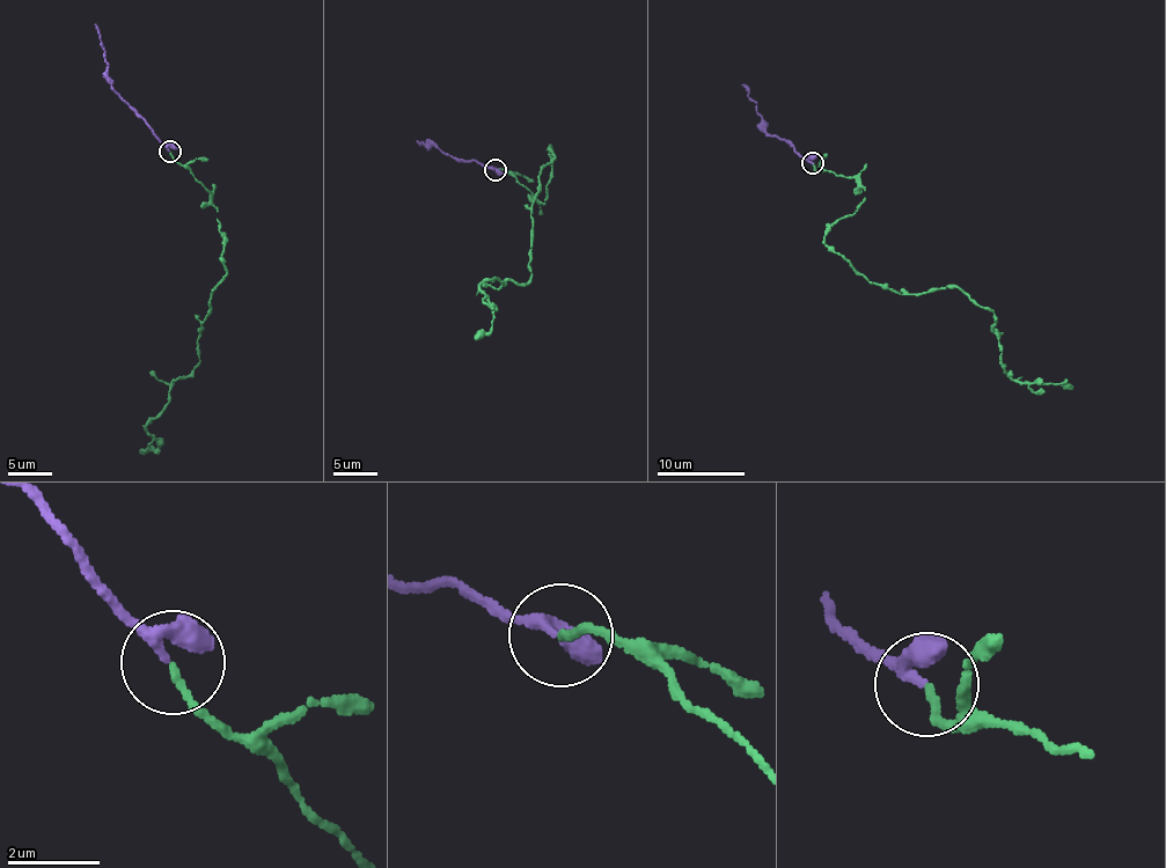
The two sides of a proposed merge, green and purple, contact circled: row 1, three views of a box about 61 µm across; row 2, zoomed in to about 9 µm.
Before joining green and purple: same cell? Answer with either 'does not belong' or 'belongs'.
belongs

